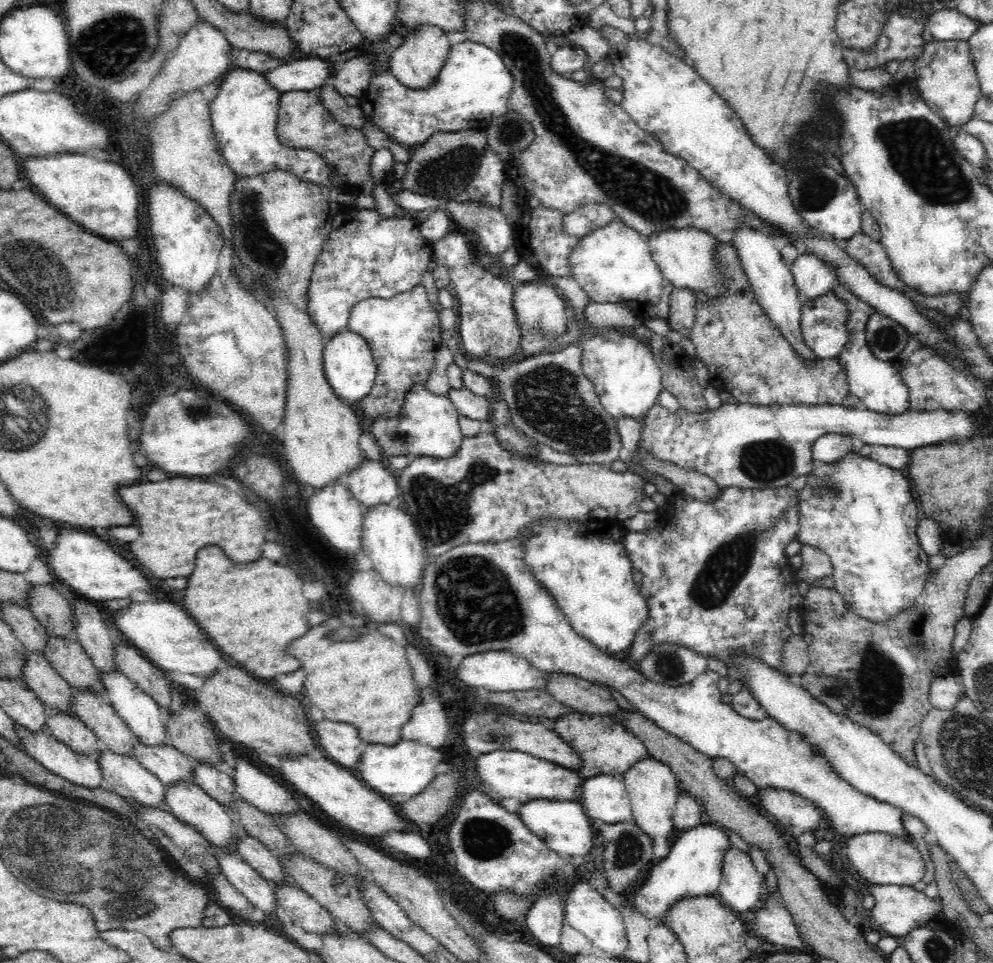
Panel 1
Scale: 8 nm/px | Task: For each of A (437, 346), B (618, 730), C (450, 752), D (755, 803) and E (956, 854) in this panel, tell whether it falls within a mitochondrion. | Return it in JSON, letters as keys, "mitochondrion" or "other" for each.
{"A":"other","B":"other","C":"other","D":"other","E":"other"}

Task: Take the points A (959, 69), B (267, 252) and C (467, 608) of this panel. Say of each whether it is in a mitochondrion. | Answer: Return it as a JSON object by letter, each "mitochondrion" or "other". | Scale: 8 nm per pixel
{"A":"other","B":"mitochondrion","C":"mitochondrion"}

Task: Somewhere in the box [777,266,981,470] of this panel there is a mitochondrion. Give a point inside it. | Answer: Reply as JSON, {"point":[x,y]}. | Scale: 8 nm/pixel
{"point":[887,339]}

